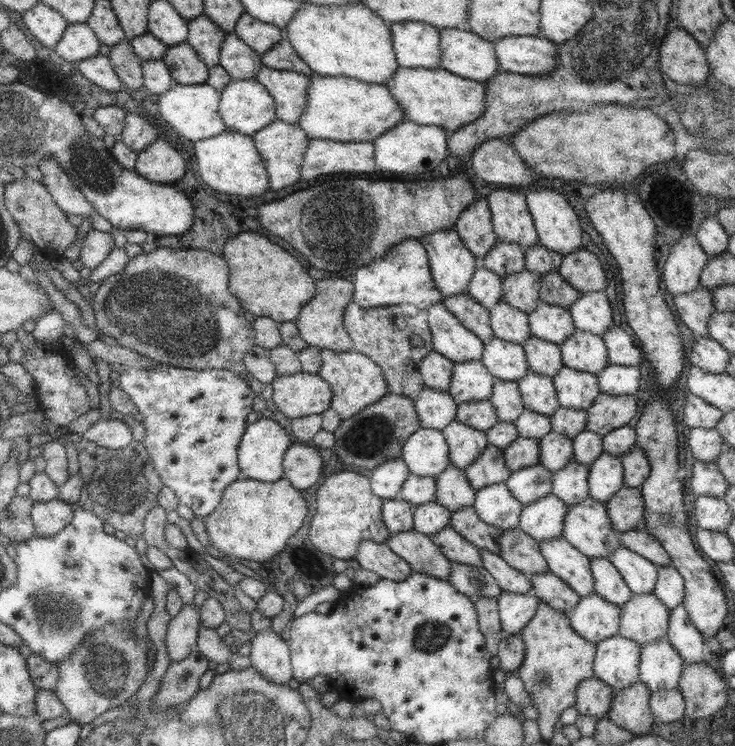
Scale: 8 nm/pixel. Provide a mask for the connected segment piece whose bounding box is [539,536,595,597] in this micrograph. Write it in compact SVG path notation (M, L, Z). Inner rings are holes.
M563 536L540 541L539 546L549 570L566 582L572 590L581 597L595 592L591 558L578 551Z

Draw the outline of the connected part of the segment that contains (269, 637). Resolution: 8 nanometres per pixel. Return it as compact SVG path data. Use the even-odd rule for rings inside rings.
M271 628L257 631L251 641L249 657L252 667L258 669L267 681L278 686L289 683L293 678L289 643Z

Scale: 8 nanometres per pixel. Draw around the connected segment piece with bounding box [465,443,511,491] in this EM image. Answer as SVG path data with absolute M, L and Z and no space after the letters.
M490 443L480 453L476 461L466 467L466 474L470 485L478 491L484 486L506 482L511 470L505 463L503 449Z

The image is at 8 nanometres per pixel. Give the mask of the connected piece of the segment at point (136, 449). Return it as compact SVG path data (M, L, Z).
M83 438L76 446L79 472L84 480L82 497L76 507L93 512L116 531L122 530L126 536L137 540L144 534L144 519L157 505L158 494L164 487L144 443L132 441L126 448L114 450Z

